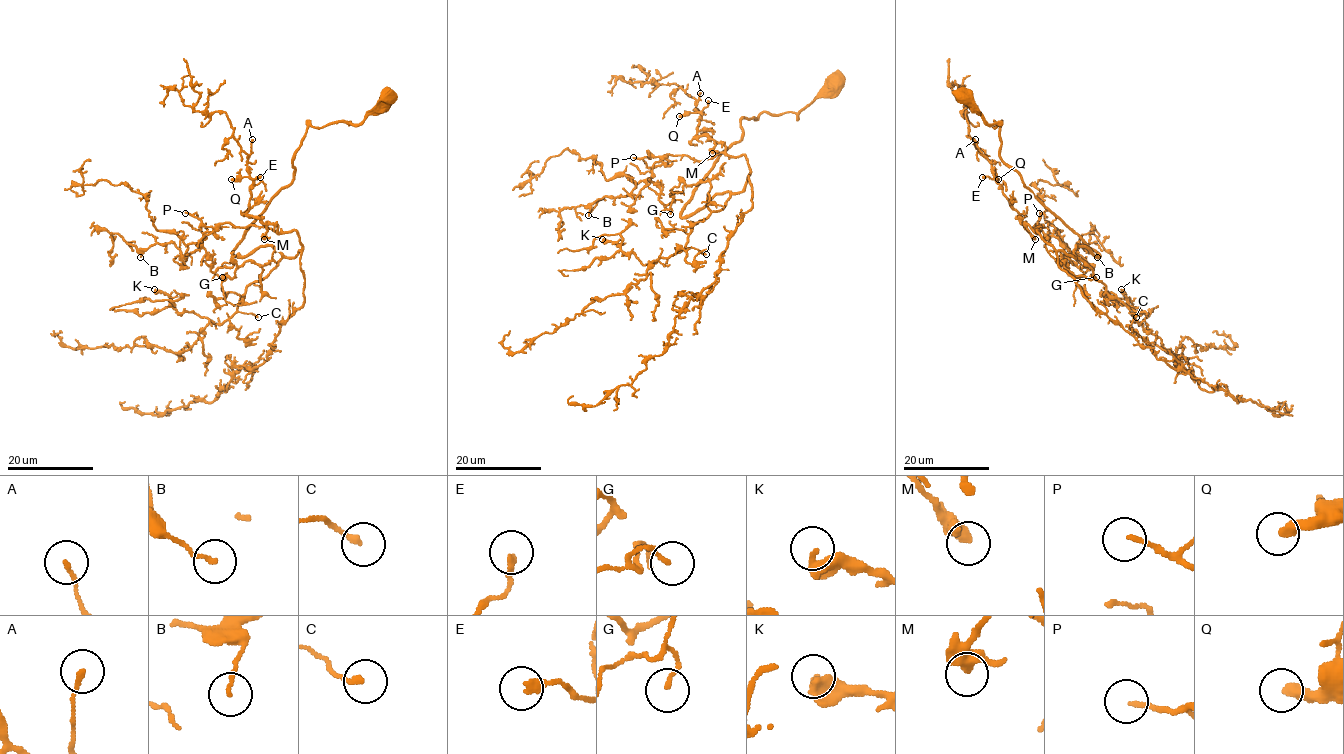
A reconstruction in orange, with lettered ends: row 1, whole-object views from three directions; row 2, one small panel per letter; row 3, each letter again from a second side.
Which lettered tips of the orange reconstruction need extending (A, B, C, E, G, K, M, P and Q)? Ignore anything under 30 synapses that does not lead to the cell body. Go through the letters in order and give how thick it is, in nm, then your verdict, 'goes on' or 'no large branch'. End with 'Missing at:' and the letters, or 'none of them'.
A: calibre 160 nm; no large branch
B: calibre 130 nm; no large branch
C: calibre 190 nm; no large branch
E: calibre 200 nm; no large branch
G: calibre 130 nm; no large branch
K: calibre 440 nm; no large branch
M: calibre 380 nm; no large branch
P: calibre 130 nm; goes on
Q: calibre 400 nm; goes on
Missing at: P, Q

